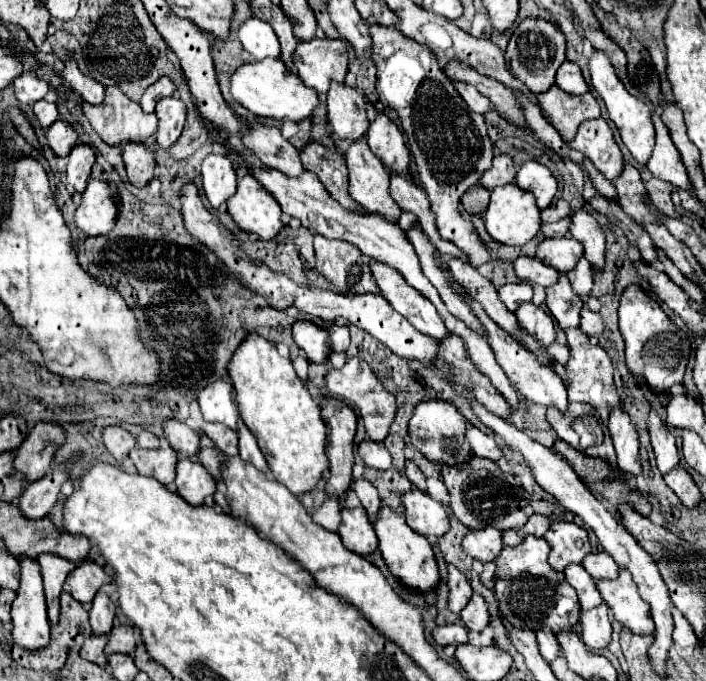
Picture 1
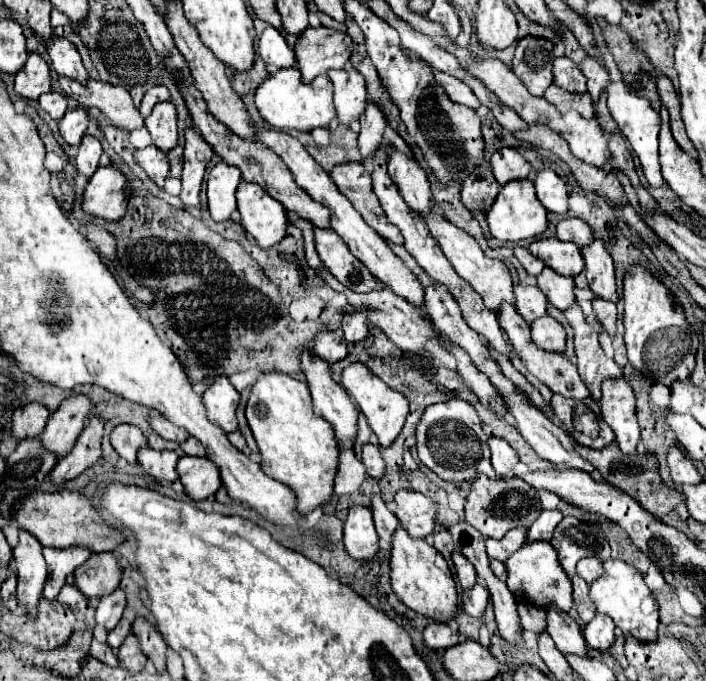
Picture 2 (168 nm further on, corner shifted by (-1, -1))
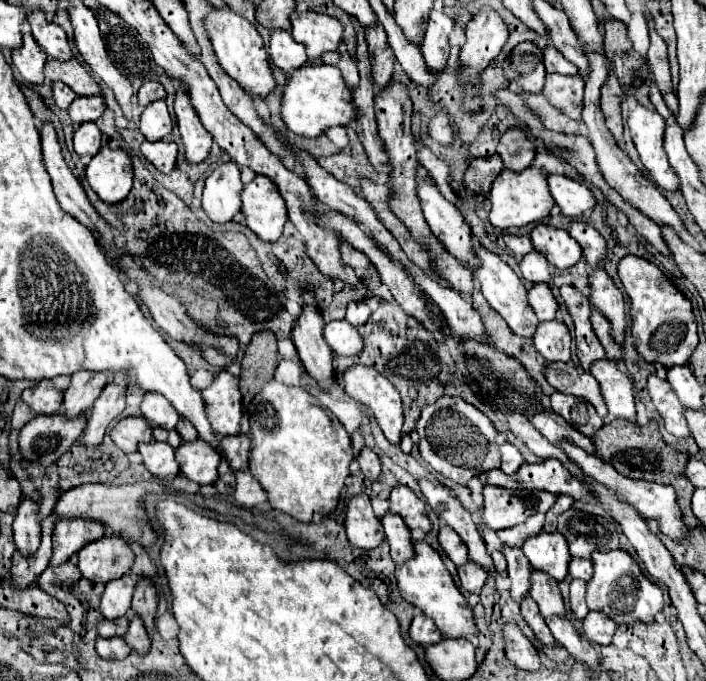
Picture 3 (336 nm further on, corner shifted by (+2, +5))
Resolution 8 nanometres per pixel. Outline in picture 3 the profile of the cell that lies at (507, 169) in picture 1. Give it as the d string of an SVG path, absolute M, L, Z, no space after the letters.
M514 126L514 128L508 128L500 136L496 152L500 154L506 168L510 168L514 172L522 172L524 168L528 168L532 164L532 160L536 156L536 146L530 140L528 132Z

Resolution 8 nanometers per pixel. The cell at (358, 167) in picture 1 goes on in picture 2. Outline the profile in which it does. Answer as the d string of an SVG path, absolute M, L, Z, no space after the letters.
M369 102L367 110L363 112L363 118L361 118L361 132L357 138L359 152L365 160L371 160L375 150L383 144L385 126L387 126L387 120L385 120L383 112L379 110L379 106L375 102Z

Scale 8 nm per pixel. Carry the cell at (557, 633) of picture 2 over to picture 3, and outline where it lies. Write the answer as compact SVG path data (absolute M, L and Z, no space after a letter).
M534 570L530 576L532 588L530 588L530 596L536 600L536 604L540 606L540 612L544 618L548 616L564 616L566 608L564 608L564 600L558 588L558 582L552 580L552 576L546 576L544 572Z

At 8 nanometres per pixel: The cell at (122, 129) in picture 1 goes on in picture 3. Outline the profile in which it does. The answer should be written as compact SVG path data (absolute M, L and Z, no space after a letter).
M48 58L46 66L44 66L44 78L48 82L64 82L64 84L68 84L78 96L102 94L100 86L94 82L94 78L88 74L88 70L76 58L70 58L66 62Z

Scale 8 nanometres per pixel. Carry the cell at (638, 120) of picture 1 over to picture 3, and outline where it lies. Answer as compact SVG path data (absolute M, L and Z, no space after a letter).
M636 104L630 110L628 126L632 132L634 146L642 158L642 164L648 168L652 180L664 190L670 190L670 192L678 190L680 180L674 174L668 162L668 156L662 148L666 120L658 112L646 110L642 104Z

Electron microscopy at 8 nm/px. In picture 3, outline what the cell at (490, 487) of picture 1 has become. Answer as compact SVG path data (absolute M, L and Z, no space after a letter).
M496 486L484 488L484 510L480 512L482 522L492 530L512 528L524 522L528 516L548 512L556 496L544 490L504 490Z

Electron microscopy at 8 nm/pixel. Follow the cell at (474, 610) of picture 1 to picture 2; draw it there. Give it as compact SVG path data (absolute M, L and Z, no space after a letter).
M477 582L471 590L461 594L461 600L463 600L463 612L473 618L479 618L487 608L489 590L487 586L483 586L483 582Z

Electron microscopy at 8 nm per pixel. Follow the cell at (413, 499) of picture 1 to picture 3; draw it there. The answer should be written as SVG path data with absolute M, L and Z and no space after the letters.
M396 486L390 492L390 512L404 518L410 530L420 528L424 532L430 532L432 524L426 514L426 504L420 500L408 486Z

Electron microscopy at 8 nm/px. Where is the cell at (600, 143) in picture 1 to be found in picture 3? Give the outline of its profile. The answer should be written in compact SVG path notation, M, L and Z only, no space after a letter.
M522 94L522 98L526 100L526 104L544 120L544 126L556 132L568 132L568 134L584 134L584 126L580 120L568 120L568 116L564 116L562 112L556 112L556 108L552 108L552 104L548 104L548 100L544 100L542 94Z

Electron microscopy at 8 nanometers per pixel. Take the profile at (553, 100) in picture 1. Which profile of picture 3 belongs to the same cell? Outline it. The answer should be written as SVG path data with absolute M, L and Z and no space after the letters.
M546 74L546 84L542 94L554 108L564 112L568 118L572 120L580 118L582 94L584 94L584 80L580 76Z

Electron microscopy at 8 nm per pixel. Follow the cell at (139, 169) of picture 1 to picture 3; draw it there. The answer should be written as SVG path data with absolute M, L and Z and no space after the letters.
M144 142L142 154L146 160L150 160L160 172L170 174L176 168L176 156L178 146L174 142Z

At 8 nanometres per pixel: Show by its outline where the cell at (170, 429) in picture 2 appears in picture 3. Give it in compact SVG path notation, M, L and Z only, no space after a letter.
M148 392L144 394L144 400L140 404L140 410L144 414L144 418L148 420L148 424L152 428L160 426L160 428L176 428L176 422L180 420L178 412L172 408L172 404L168 404L168 400L156 392Z

